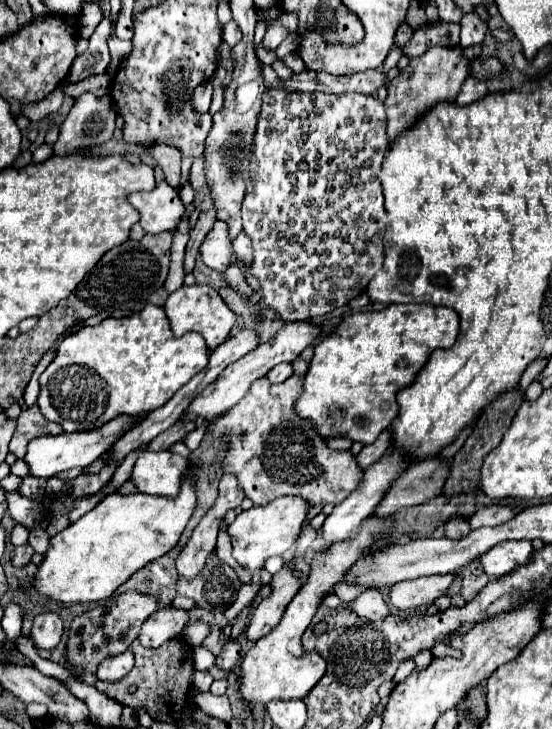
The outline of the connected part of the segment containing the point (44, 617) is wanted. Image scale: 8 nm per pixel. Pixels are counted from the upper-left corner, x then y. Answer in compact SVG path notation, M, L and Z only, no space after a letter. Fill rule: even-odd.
M43 612L43 614L35 616L31 636L33 636L37 648L43 648L43 650L55 648L61 640L61 634L63 634L63 620L59 614Z

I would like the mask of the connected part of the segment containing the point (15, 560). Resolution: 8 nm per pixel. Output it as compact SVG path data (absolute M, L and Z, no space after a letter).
M29 544L17 546L17 548L13 550L13 554L11 554L11 564L13 564L13 566L25 566L25 564L31 560L33 554L35 554L35 550L33 550Z

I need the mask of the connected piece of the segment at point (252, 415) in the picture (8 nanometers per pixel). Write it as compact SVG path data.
M293 374L281 384L271 384L267 378L255 380L251 388L247 390L247 394L243 396L243 400L209 426L211 436L229 436L231 444L223 460L223 470L225 472L231 470L233 474L237 474L239 486L243 488L245 496L253 500L255 506L265 506L279 496L301 496L309 504L319 504L319 502L341 504L351 494L351 490L355 490L355 486L361 482L363 472L359 470L349 450L347 452L329 450L325 440L311 428L299 432L299 426L303 424L303 420L295 416L293 404L303 392L303 378L305 376L301 374Z

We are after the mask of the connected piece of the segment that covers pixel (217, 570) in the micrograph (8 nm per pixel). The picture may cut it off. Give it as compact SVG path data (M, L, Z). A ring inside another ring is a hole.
M211 552L207 556L207 562L199 572L199 578L177 580L177 592L181 596L193 598L201 608L225 610L227 604L235 602L239 588L241 582L235 570L227 562L223 562L217 556L217 552Z

